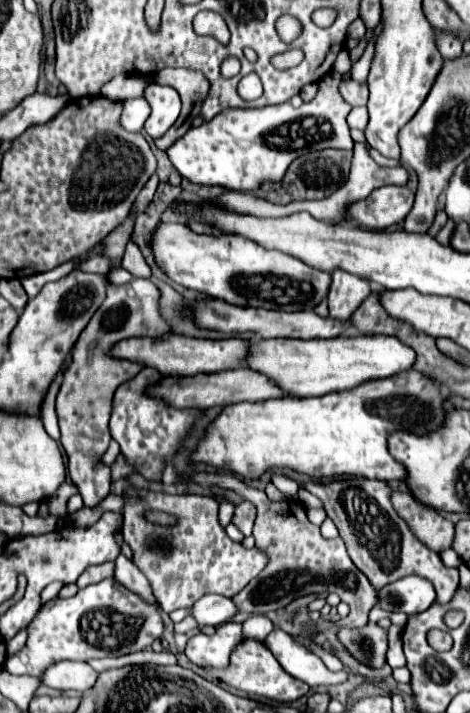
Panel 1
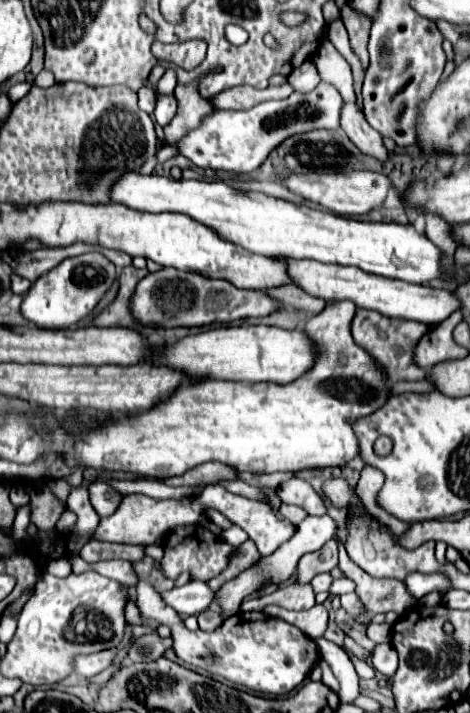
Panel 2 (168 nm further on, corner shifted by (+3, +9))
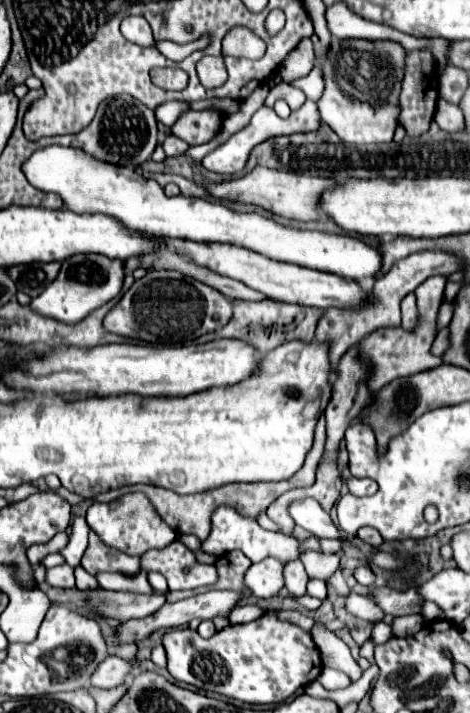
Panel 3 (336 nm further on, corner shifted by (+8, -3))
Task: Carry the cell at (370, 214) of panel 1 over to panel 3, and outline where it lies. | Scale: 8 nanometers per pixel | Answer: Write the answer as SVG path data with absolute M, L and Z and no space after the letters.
M254 168L242 178L236 178L232 182L222 182L222 184L208 184L208 192L216 198L232 198L240 200L246 204L258 204L278 216L292 218L292 220L320 220L322 208L320 208L320 198L326 190L334 188L336 182L328 178L312 178L312 176L302 176L294 172L280 172L280 170L270 170L270 168Z

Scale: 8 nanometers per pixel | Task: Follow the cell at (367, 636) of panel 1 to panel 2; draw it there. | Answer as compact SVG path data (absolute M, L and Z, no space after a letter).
M369 624L367 636L379 644L379 642L389 642L391 638L391 624Z

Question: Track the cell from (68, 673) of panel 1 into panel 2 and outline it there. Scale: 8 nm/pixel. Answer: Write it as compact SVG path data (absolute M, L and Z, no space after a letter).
M103 650L103 652L95 652L89 656L77 656L75 660L75 672L87 678L97 676L99 672L103 672L105 668L109 668L113 664L115 652L113 650Z

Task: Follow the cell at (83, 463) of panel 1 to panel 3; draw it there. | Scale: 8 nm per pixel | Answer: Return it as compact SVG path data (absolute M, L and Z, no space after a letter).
M126 494L114 502L92 502L86 514L88 526L100 536L100 540L112 548L118 548L132 556L142 556L152 548L164 548L176 540L176 532L150 508L150 502L142 494Z

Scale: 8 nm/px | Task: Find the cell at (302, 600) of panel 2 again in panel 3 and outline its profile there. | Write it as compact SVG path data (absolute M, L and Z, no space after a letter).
M294 560L294 562L288 562L286 566L286 572L284 572L284 578L286 578L286 588L290 590L292 596L300 598L306 594L306 584L308 584L308 574L304 570L304 564L300 560Z

